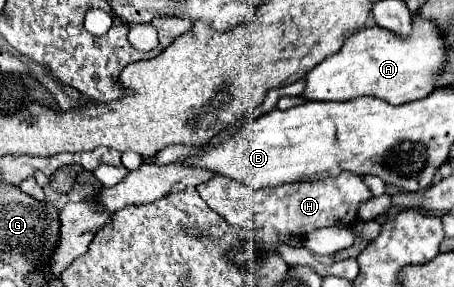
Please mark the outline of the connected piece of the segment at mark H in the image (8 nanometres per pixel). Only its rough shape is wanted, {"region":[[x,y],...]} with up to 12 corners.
{"region":[[217,174],[197,192],[227,224],[307,236],[353,226],[359,176],[253,190]]}

